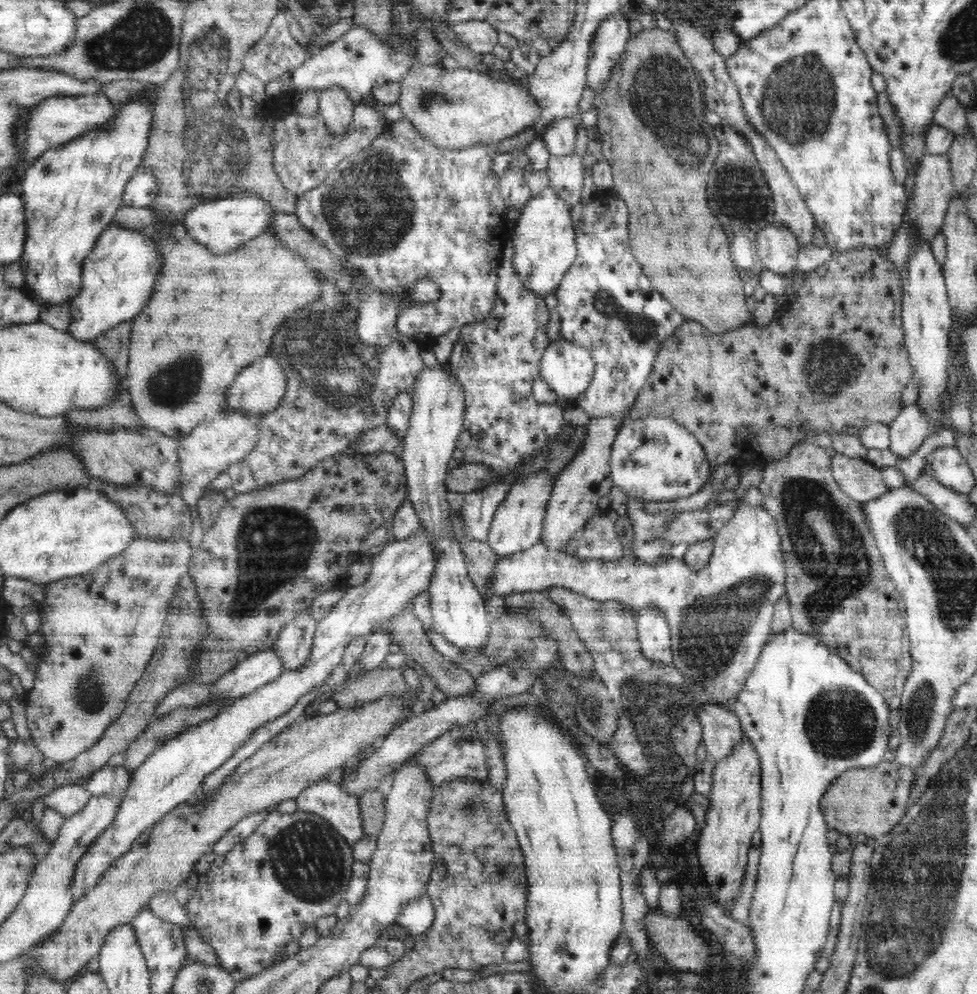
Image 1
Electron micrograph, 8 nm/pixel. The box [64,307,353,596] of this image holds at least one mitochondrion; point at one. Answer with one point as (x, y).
(172, 395)

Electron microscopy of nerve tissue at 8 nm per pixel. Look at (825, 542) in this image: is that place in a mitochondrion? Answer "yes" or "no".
yes

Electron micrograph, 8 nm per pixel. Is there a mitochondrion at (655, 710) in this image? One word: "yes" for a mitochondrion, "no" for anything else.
yes

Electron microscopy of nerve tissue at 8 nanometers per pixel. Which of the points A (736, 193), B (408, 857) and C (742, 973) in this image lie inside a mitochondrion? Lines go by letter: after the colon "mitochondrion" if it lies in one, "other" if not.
A: mitochondrion
B: other
C: other

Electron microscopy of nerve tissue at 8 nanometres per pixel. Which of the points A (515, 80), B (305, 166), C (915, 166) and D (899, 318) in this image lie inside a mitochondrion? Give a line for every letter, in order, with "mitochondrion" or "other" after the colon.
A: other
B: other
C: other
D: other

